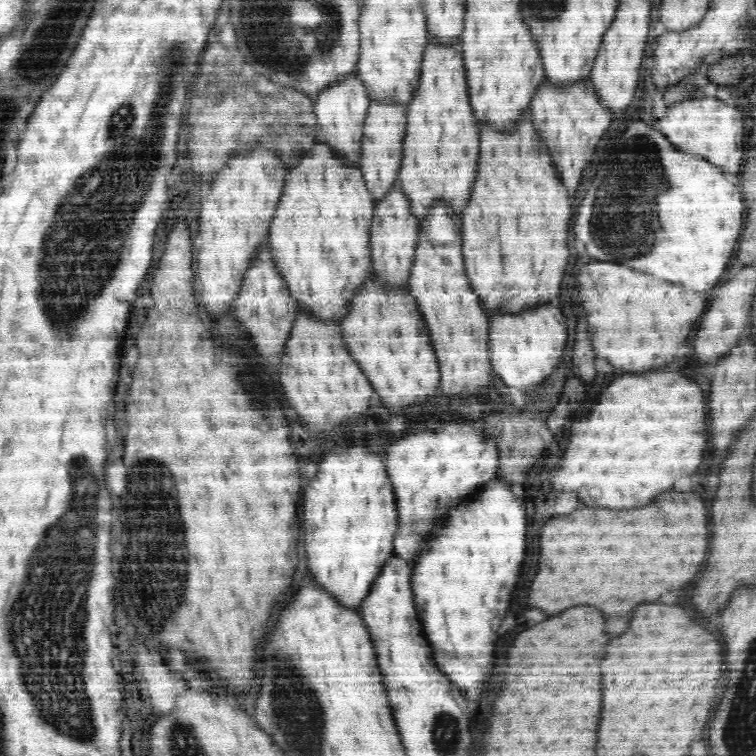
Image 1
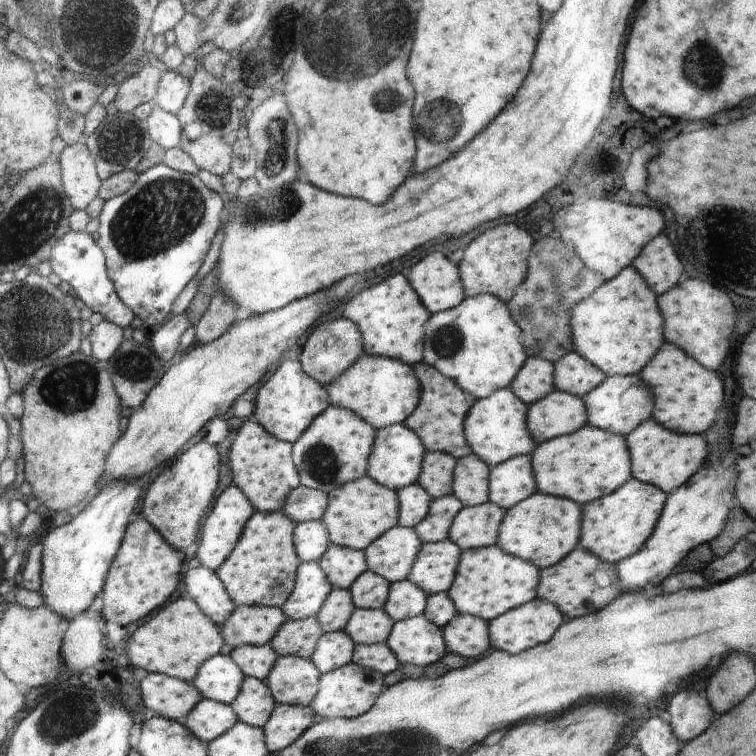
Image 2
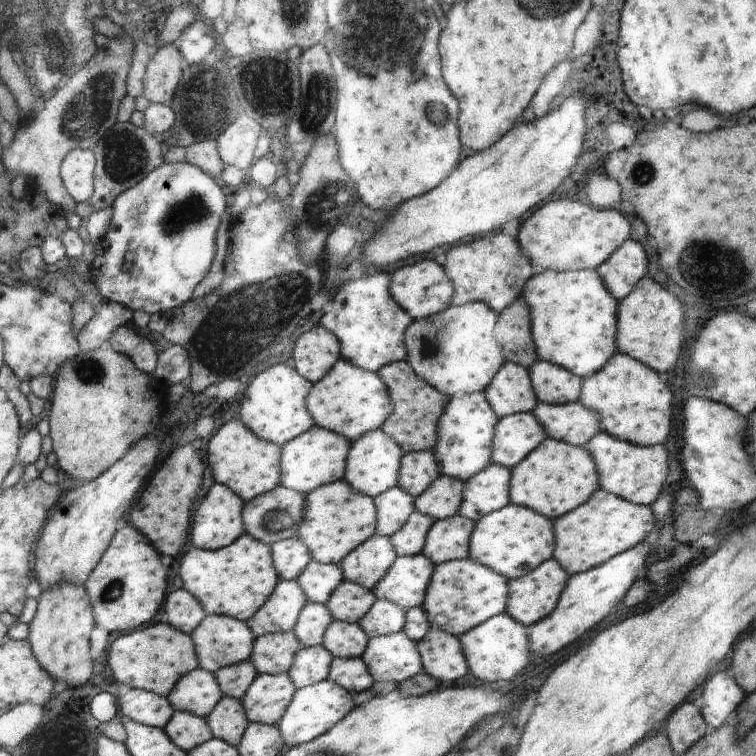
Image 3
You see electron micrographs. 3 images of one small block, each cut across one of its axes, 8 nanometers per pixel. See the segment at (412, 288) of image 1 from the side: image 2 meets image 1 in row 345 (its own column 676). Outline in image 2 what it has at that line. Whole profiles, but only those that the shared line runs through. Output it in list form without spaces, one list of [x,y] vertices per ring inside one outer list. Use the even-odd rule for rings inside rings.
[[[653,418],[642,422],[623,437],[627,443],[628,458],[631,458],[631,478],[642,480],[643,483],[652,483],[664,492],[672,493],[680,485],[686,484],[694,476],[694,472],[704,464],[708,454],[705,436],[690,436],[668,430]]]

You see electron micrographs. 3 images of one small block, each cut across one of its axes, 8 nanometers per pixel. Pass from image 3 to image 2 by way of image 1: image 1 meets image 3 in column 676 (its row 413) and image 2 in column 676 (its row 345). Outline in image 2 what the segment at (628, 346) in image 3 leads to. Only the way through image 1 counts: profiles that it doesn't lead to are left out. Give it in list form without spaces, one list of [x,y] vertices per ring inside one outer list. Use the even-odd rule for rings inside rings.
[[[692,278],[684,280],[680,284],[680,302],[678,302],[676,288],[678,286],[672,292],[668,290],[668,294],[658,296],[660,314],[668,314],[668,326],[663,328],[665,342],[676,342],[678,346],[684,346],[684,350],[688,354],[692,354],[692,358],[698,358],[699,363],[708,366],[710,370],[718,370],[720,364],[724,362],[724,358],[728,356],[730,336],[732,336],[734,324],[736,324],[736,308],[732,304],[732,300],[728,298],[726,292],[722,292],[716,286],[702,282],[702,280],[692,280]]]

